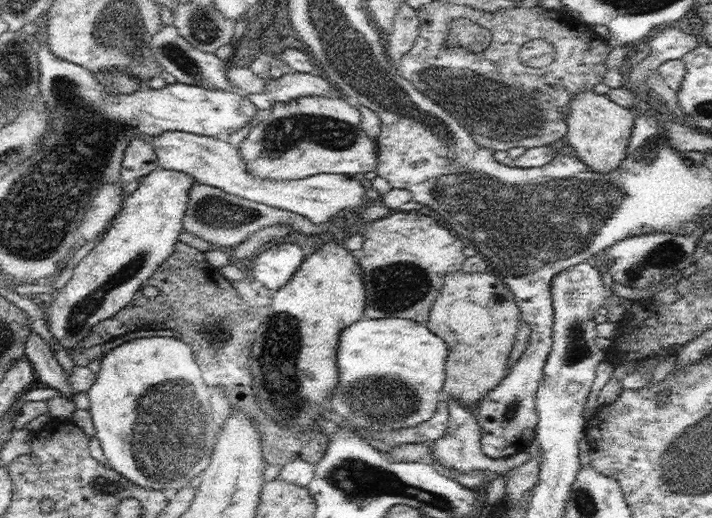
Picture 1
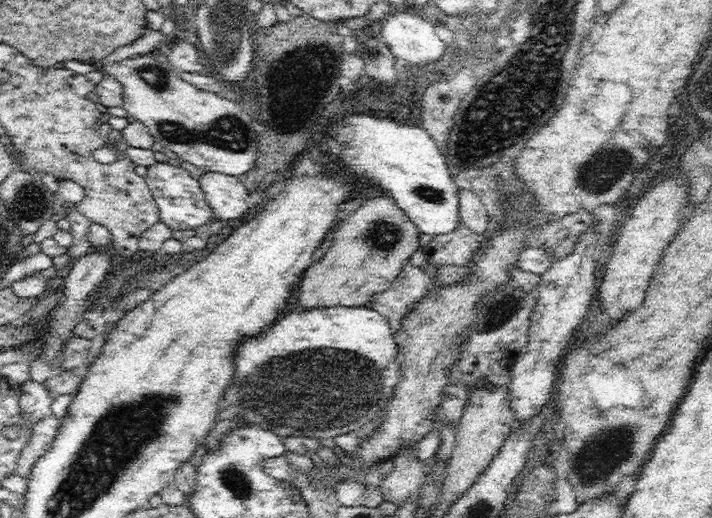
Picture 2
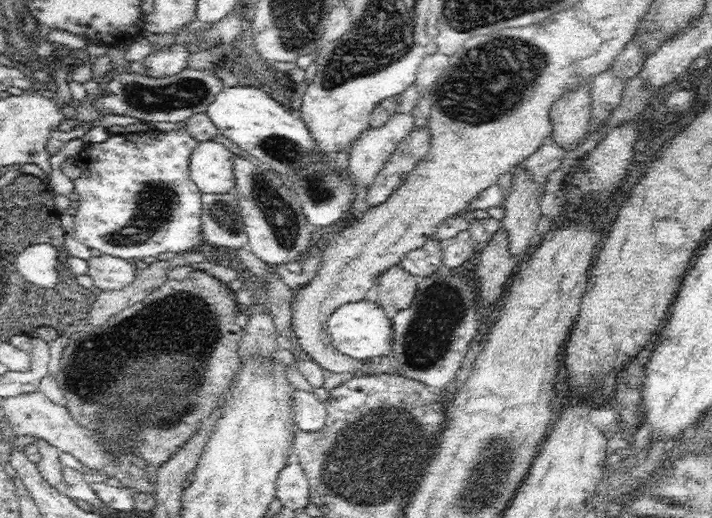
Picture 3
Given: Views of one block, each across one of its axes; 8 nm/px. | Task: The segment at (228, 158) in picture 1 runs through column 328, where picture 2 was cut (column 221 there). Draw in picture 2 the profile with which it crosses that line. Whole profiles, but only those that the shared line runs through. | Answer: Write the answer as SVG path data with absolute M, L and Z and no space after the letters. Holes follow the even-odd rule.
M206 171L198 180L208 206L219 220L240 218L248 210L249 192L243 178Z

